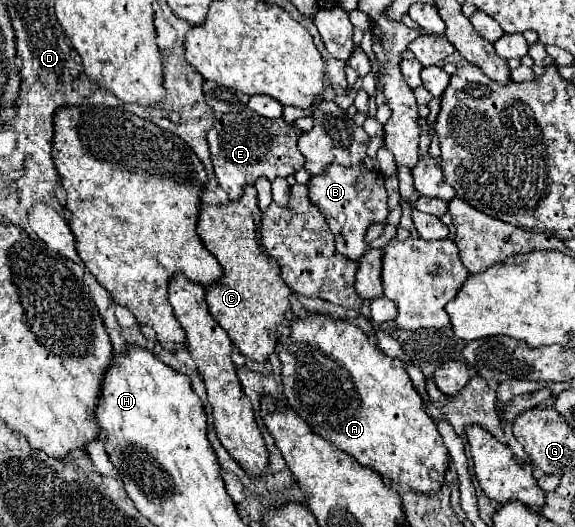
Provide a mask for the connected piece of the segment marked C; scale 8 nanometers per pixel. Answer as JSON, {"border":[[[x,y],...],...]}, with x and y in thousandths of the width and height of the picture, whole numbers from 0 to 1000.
{"border":[[[431,353],[424,357],[424,372],[410,383],[379,387],[379,391],[348,391],[348,425],[344,444],[351,452],[355,471],[383,497],[386,505],[386,528],[358,546],[358,569],[365,596],[376,603],[376,611],[397,630],[400,645],[410,653],[410,660],[435,683],[459,687],[480,657],[480,626],[487,615],[497,611],[497,592],[504,592],[504,546],[487,528],[487,509],[480,493],[466,482],[459,482],[459,471],[452,463],[452,395],[445,380],[445,357]]]}

